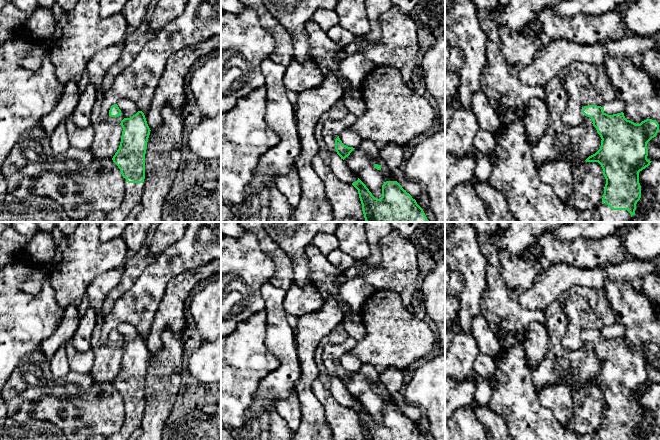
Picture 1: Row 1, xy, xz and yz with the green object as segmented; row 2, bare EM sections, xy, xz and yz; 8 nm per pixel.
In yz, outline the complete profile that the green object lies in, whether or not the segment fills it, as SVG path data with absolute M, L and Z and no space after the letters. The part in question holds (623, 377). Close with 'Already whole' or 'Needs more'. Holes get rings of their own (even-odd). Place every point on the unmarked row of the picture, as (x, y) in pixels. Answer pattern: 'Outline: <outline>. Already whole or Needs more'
Outline: M597 329L584 330L582 337L593 344L593 350L601 361L600 373L589 380L586 386L598 386L606 403L602 428L594 434L579 434L572 430L565 429L553 416L550 409L543 407L537 396L537 391L532 382L532 369L526 363L525 352L521 341L517 341L508 348L502 348L494 357L495 371L490 386L492 398L489 407L501 416L508 428L509 435L513 440L633 440L636 428L641 422L641 411L639 407L639 396L650 389L652 385L647 383L647 367L656 361L659 355L659 348L656 344L646 343L640 348L627 344L624 337L608 339L603 335L604 331Z. Needs more

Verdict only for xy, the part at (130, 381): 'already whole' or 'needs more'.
needs more

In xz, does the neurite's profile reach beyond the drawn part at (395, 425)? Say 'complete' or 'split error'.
complete

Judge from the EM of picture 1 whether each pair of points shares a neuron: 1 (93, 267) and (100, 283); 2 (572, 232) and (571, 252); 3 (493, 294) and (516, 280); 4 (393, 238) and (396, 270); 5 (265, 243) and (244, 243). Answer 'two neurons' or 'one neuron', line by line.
1: two neurons
2: two neurons
3: two neurons
4: one neuron
5: two neurons

